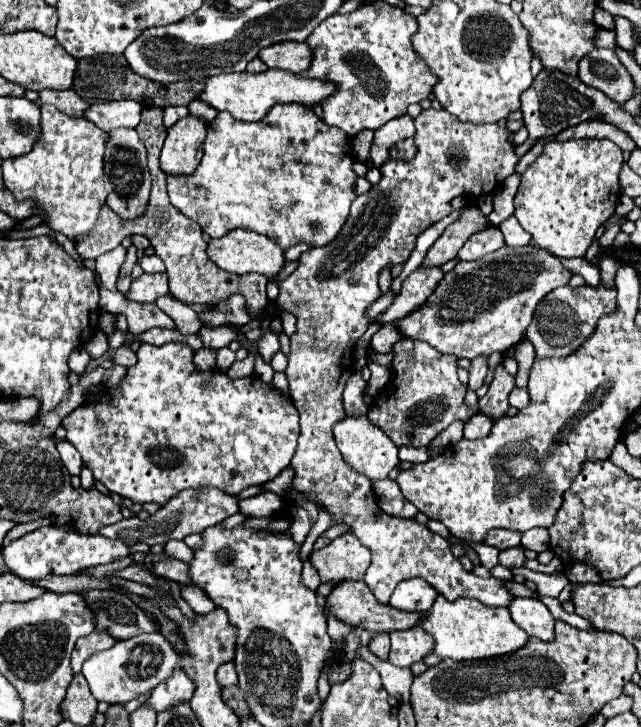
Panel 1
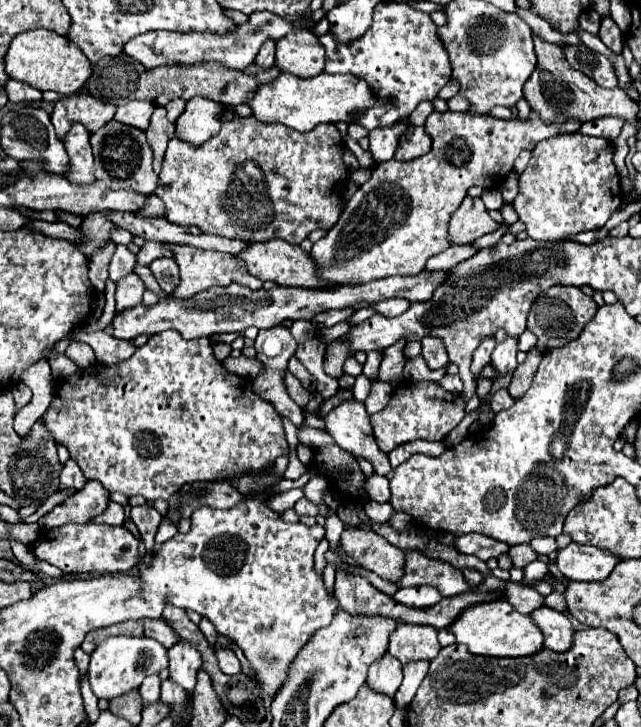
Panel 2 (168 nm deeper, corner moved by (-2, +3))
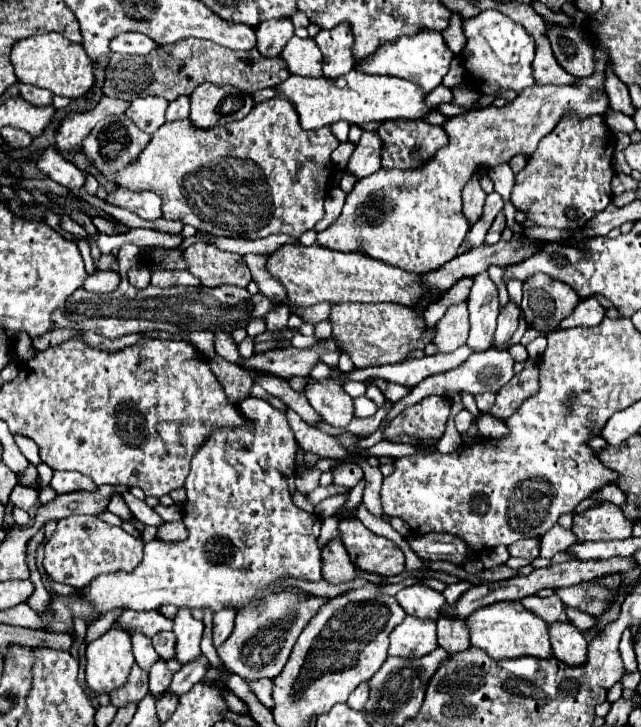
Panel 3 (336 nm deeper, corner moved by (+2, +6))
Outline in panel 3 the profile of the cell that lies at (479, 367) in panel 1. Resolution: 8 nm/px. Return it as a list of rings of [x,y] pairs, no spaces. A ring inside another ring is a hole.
[[[488,272],[474,278],[474,286],[466,300],[470,312],[470,334],[466,346],[472,352],[484,352],[492,348],[492,338],[498,318],[498,290],[496,284],[488,278]]]

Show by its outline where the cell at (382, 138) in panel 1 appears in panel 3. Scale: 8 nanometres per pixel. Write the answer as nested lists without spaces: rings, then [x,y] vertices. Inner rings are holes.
[[[366,130],[348,162],[348,172],[356,174],[356,178],[374,174],[374,170],[382,168],[380,152],[382,152],[382,138],[374,130]]]

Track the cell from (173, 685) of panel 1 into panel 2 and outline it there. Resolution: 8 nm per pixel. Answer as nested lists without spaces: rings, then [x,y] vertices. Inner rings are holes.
[[[180,639],[172,649],[168,649],[168,653],[170,653],[168,665],[170,681],[178,683],[190,693],[196,685],[198,669],[202,667],[202,655],[198,653],[198,649],[194,649],[194,643],[186,639]]]

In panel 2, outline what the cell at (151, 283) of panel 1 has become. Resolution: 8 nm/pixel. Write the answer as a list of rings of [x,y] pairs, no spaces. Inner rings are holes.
[[[130,273],[122,277],[122,281],[116,281],[116,311],[142,303],[142,293],[144,283],[136,273]]]

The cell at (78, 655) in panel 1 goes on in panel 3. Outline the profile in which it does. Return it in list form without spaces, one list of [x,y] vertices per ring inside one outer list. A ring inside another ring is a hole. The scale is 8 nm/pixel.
[[[124,610],[112,628],[122,628],[126,632],[130,632],[130,630],[144,632],[146,636],[154,636],[162,630],[172,630],[172,620],[162,618],[162,614],[158,610],[150,610],[150,612]]]

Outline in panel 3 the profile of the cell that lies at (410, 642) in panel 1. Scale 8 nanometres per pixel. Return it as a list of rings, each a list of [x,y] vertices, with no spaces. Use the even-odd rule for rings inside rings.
[[[406,616],[402,624],[398,624],[390,632],[390,656],[400,658],[422,658],[436,650],[436,622],[420,620],[414,616]]]

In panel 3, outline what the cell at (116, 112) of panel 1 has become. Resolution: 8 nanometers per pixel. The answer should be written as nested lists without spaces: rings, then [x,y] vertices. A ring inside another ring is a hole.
[[[146,96],[146,98],[138,98],[134,100],[128,110],[126,116],[134,120],[134,124],[144,130],[146,134],[154,134],[166,120],[164,120],[164,112],[166,112],[168,100],[166,98],[158,98],[158,96]]]

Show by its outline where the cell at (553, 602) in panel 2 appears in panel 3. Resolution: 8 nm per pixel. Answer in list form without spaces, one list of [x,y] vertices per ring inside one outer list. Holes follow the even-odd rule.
[[[566,606],[566,614],[568,614],[568,620],[578,628],[578,630],[590,630],[596,626],[596,620],[588,614],[582,614],[580,610],[574,610],[574,608],[568,608]]]

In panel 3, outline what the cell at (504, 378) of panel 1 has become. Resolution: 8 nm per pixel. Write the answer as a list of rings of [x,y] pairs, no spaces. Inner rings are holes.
[[[508,302],[508,306],[500,310],[498,328],[494,334],[494,348],[508,350],[508,344],[510,344],[516,328],[518,328],[518,316],[520,316],[520,310],[512,302]]]

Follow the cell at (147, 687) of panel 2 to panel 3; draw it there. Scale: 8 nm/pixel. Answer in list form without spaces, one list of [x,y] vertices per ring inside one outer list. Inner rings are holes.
[[[132,632],[132,642],[134,642],[134,658],[138,662],[138,666],[146,672],[150,672],[150,668],[160,660],[150,638],[144,634],[134,634]]]

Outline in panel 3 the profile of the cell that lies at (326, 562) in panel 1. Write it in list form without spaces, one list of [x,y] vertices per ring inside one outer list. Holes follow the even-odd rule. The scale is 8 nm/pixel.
[[[358,518],[340,520],[338,530],[356,566],[378,572],[382,576],[394,576],[404,572],[402,550],[392,540],[370,532]]]

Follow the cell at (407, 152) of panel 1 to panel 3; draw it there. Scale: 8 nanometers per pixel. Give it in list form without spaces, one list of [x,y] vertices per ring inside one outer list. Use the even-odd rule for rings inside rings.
[[[398,118],[394,122],[384,122],[378,128],[384,142],[382,146],[382,166],[386,168],[414,168],[426,162],[430,154],[446,144],[446,132],[442,126],[432,126],[424,120],[406,122]]]

